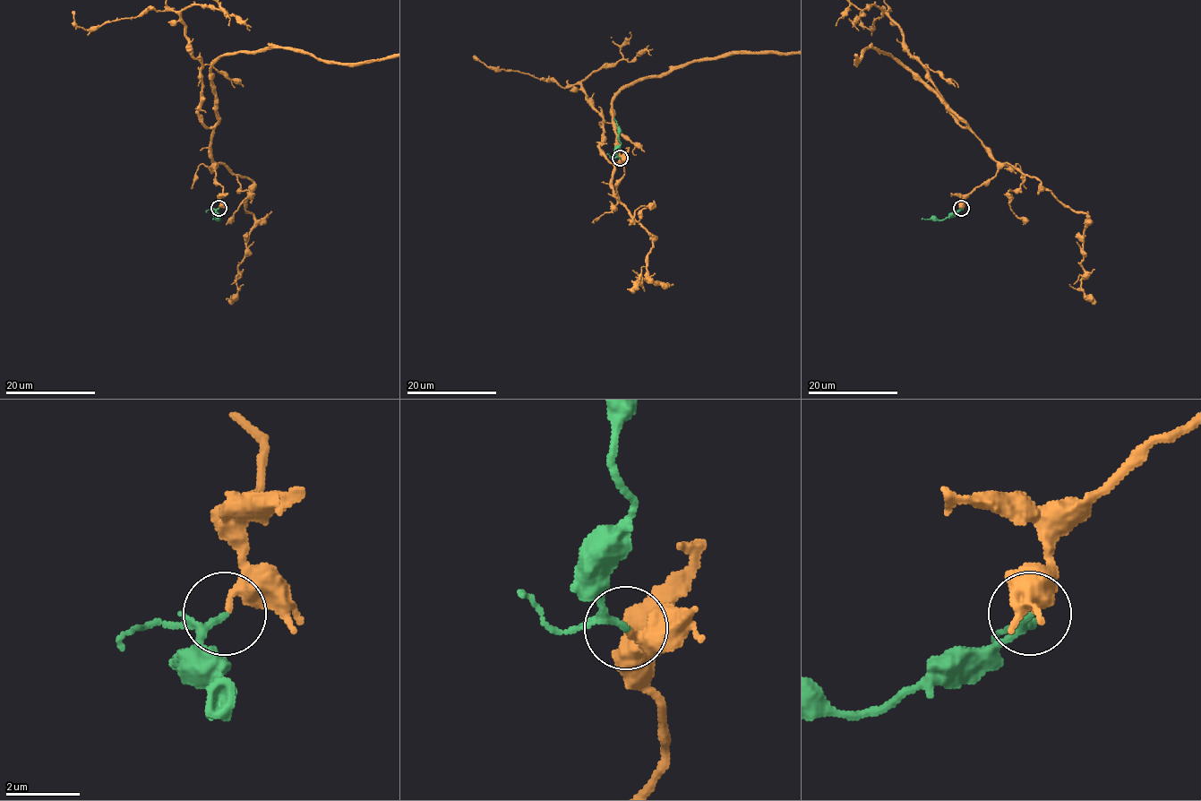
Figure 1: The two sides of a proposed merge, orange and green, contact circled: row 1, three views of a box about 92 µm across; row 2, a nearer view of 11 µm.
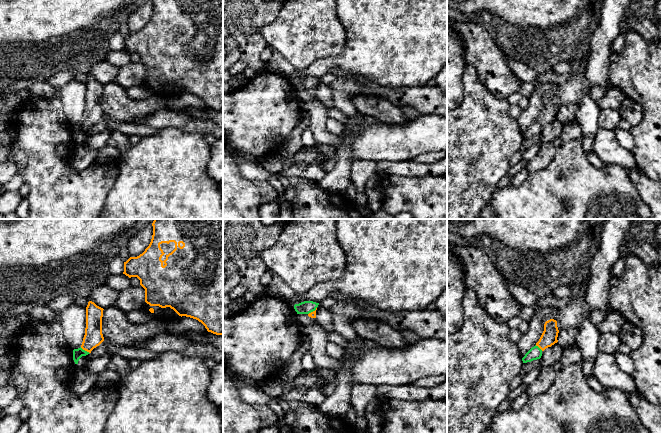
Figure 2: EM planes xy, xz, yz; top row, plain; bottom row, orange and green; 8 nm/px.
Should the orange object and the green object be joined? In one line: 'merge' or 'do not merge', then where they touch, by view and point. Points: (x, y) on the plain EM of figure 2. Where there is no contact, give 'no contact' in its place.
merge | xy (85, 126)

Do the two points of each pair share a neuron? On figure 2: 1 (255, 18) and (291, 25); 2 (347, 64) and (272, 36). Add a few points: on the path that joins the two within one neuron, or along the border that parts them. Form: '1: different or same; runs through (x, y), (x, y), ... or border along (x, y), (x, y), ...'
1: different; border along (280, 10), (261, 30), (261, 37), (266, 44)
2: different; border along (346, 42), (339, 55), (321, 57), (318, 60)

